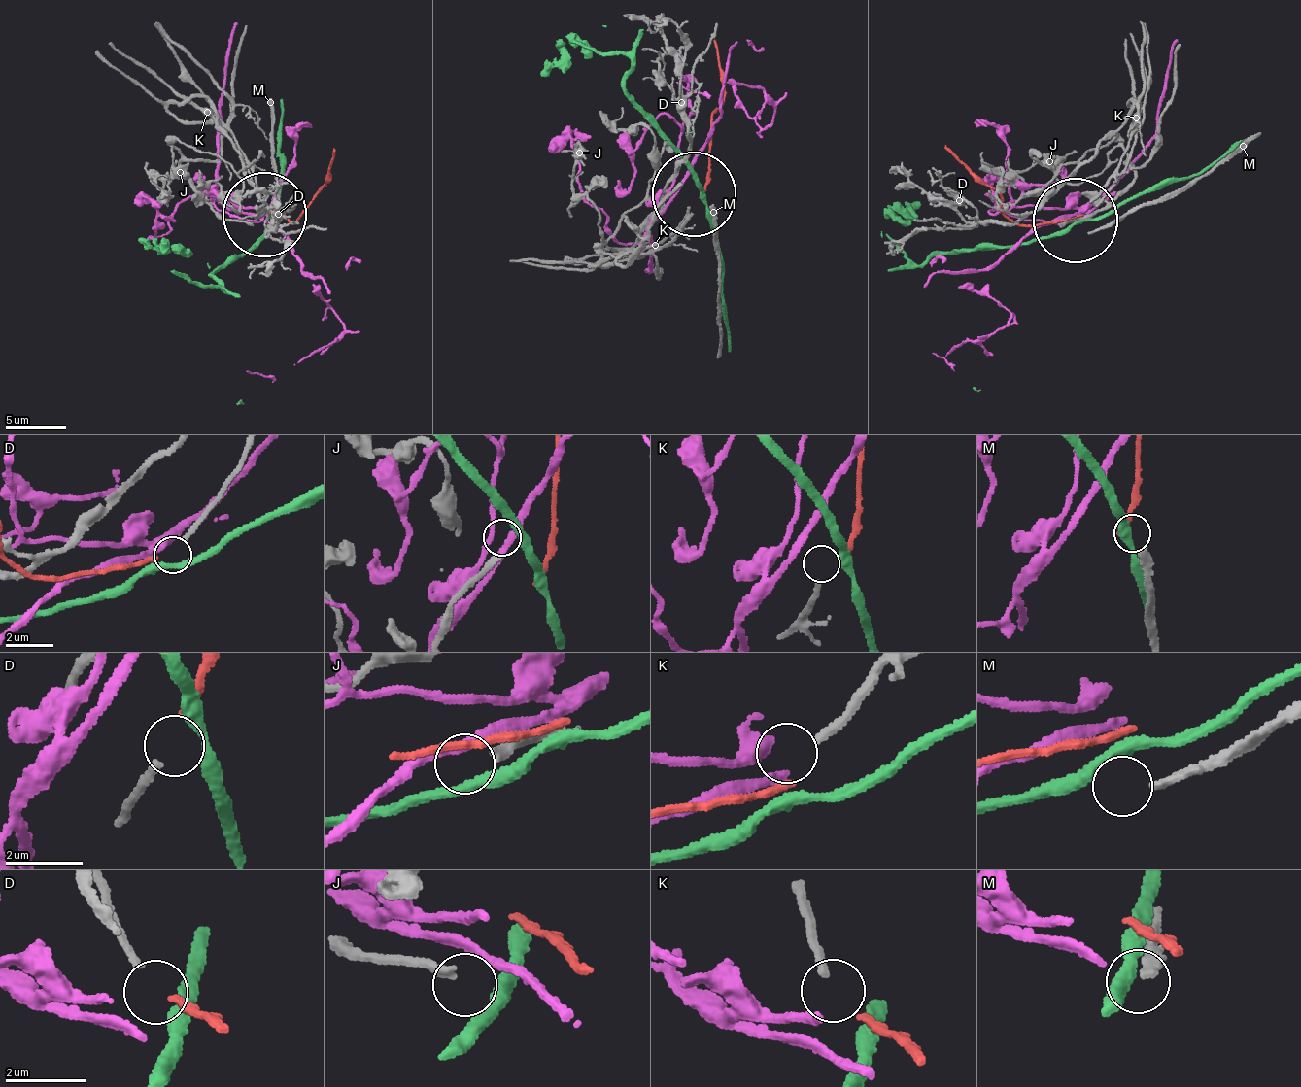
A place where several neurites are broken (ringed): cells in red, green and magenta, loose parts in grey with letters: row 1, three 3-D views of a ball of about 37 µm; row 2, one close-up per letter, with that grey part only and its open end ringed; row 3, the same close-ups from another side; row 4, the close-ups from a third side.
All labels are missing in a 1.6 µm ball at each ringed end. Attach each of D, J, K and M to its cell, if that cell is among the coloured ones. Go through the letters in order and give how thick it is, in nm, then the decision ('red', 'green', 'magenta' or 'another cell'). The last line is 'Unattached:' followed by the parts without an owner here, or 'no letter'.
D: 180 nm thick; red
J: 240 nm thick; another cell
K: 220 nm thick; another cell
M: 260 nm thick; another cell
Unattached: J, K, M

